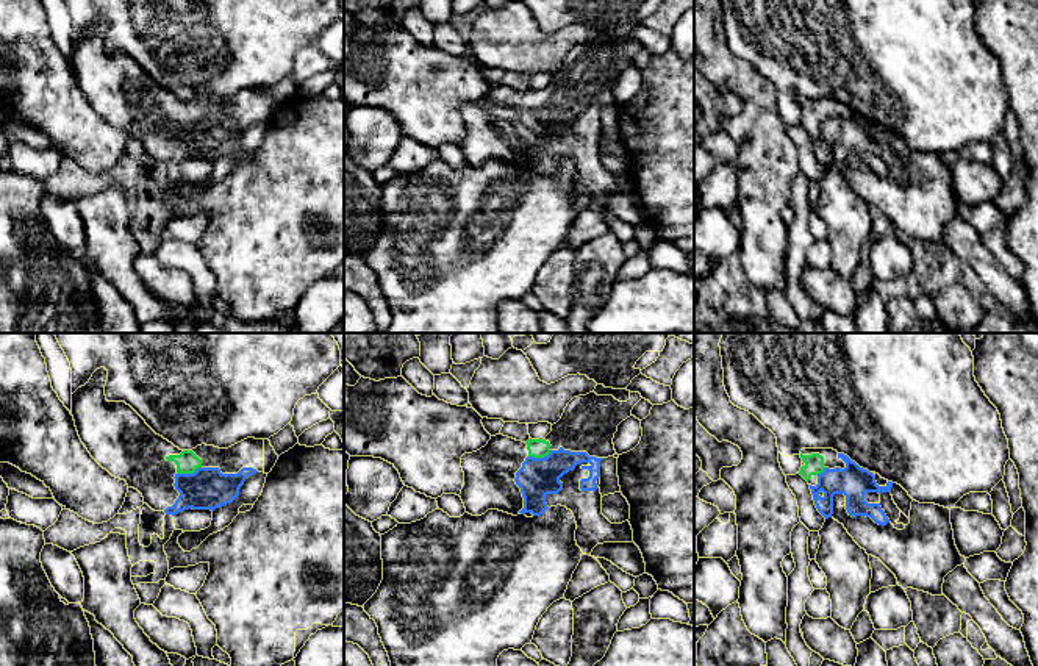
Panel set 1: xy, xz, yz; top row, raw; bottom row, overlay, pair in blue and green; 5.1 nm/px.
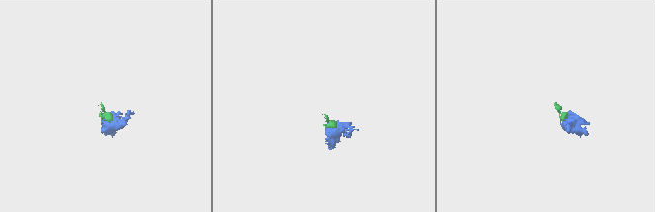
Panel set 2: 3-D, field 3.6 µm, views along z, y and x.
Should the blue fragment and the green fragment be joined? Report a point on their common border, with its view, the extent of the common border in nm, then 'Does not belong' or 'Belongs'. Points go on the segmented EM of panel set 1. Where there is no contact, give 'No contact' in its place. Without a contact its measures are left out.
Touches blue at xy (188, 474). Shared border 130 nm. Belongs

